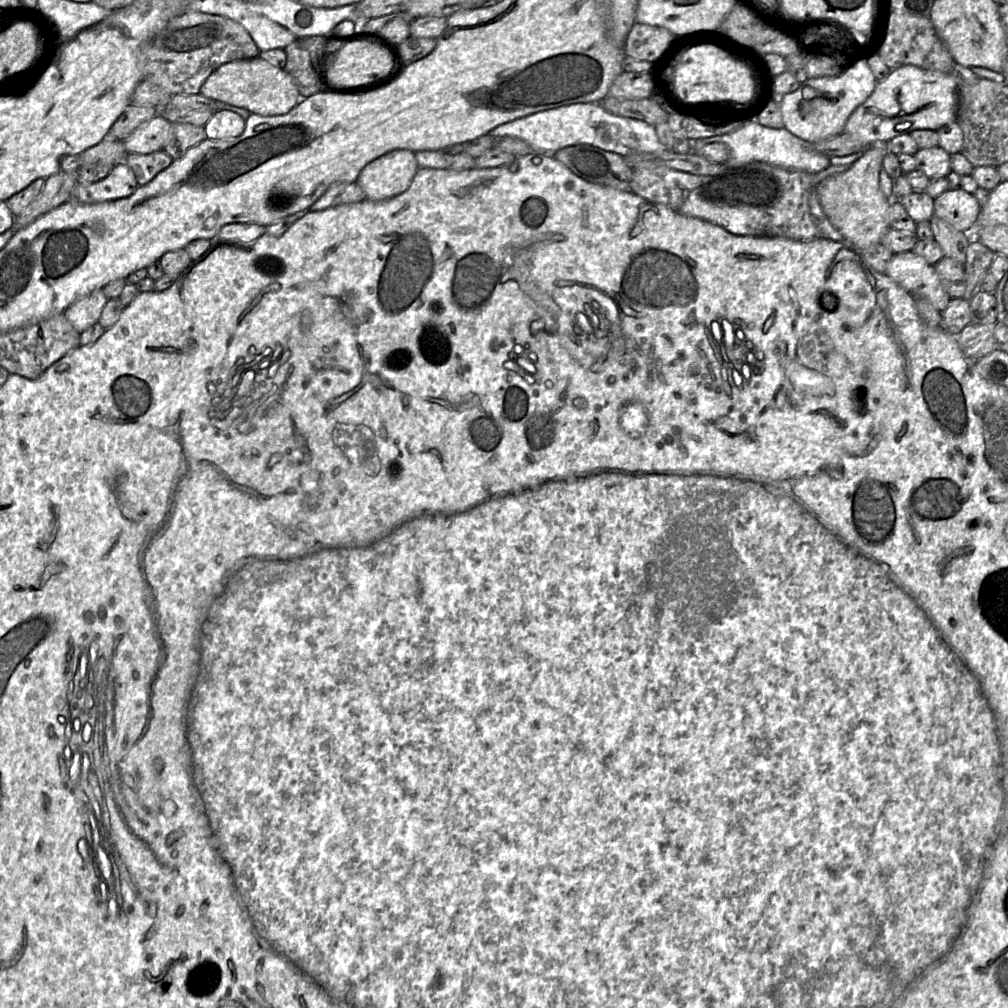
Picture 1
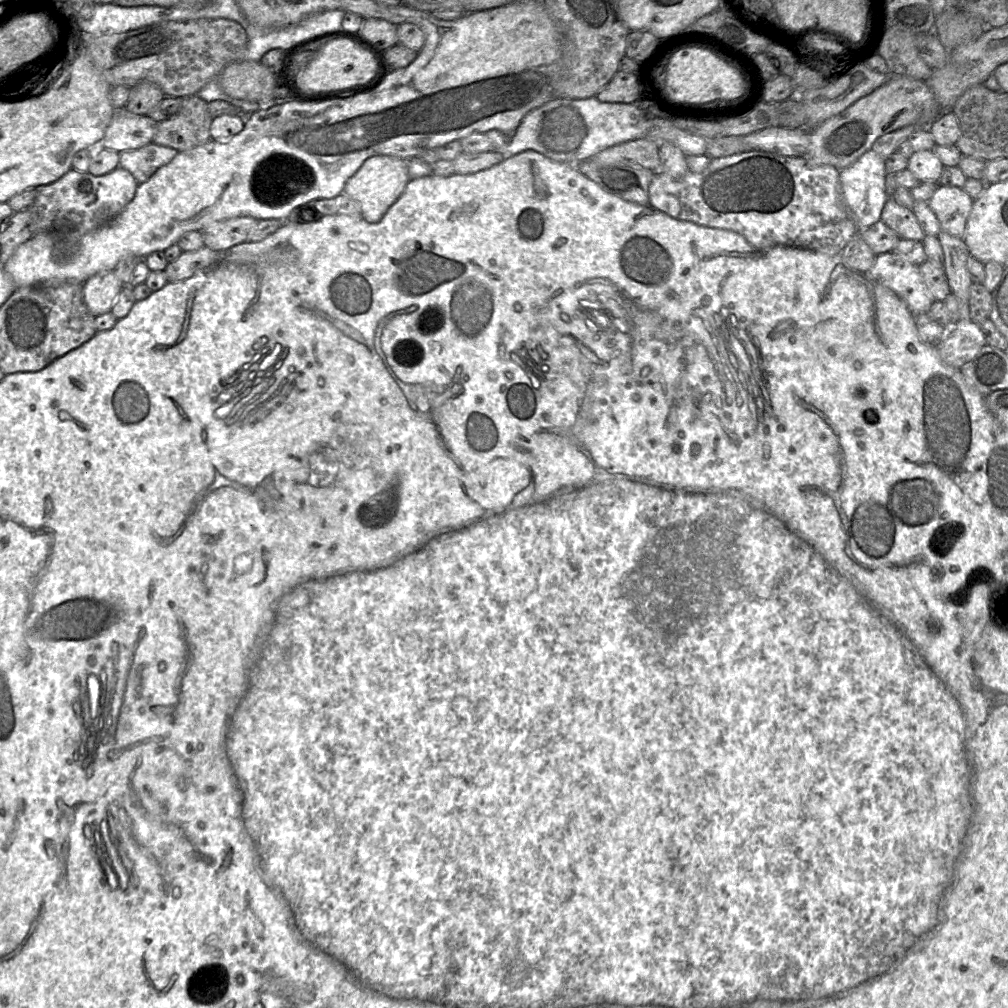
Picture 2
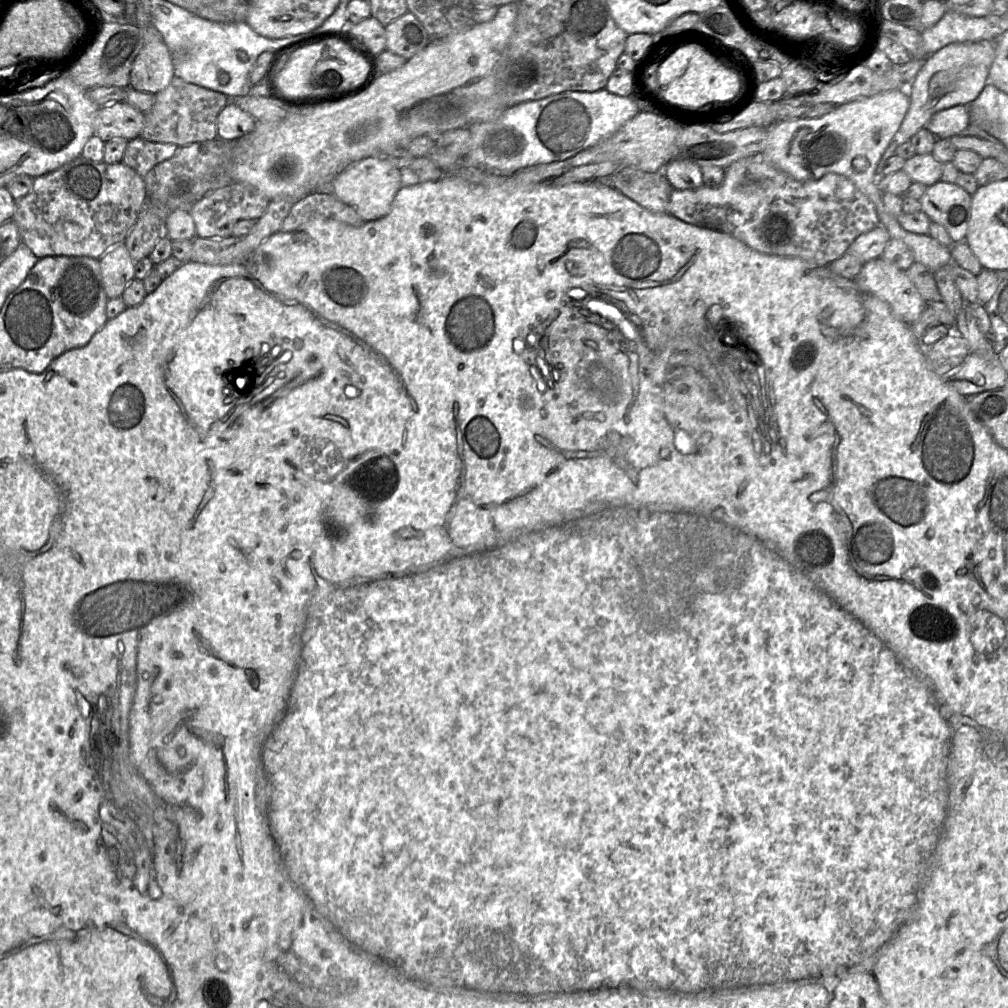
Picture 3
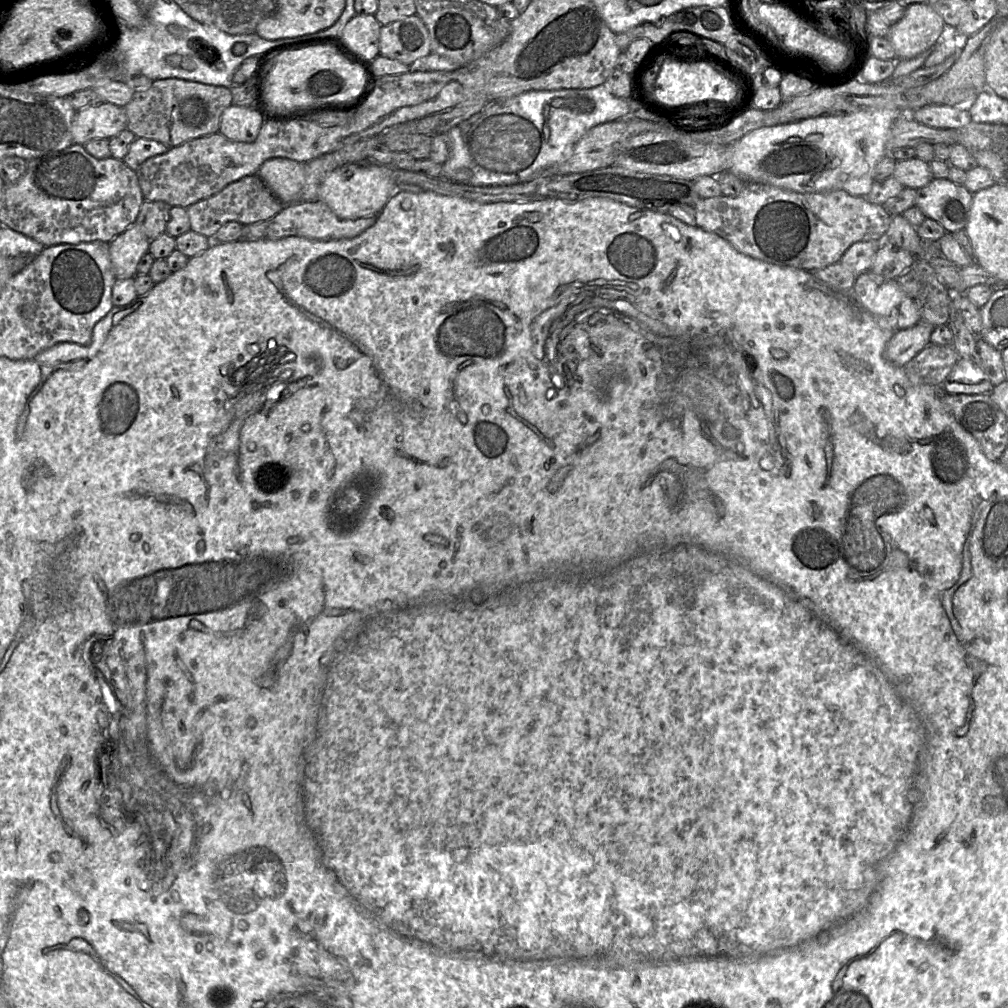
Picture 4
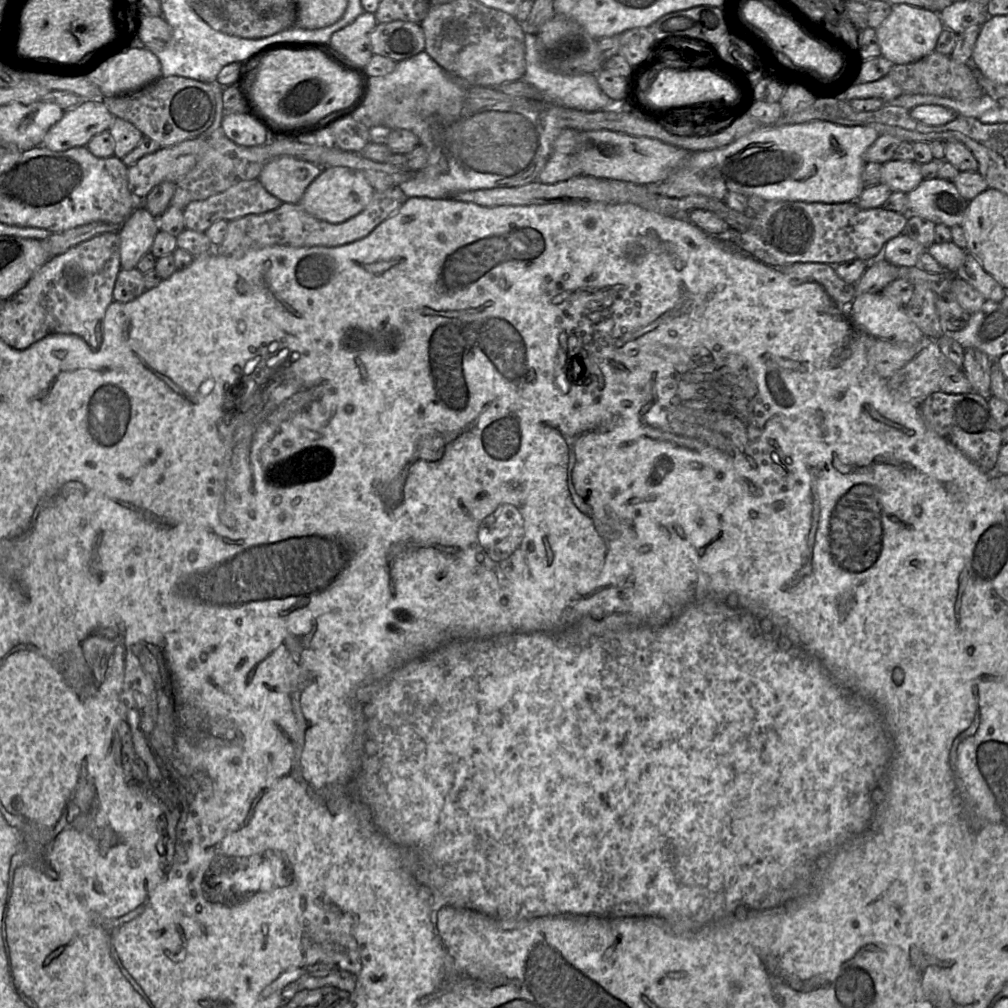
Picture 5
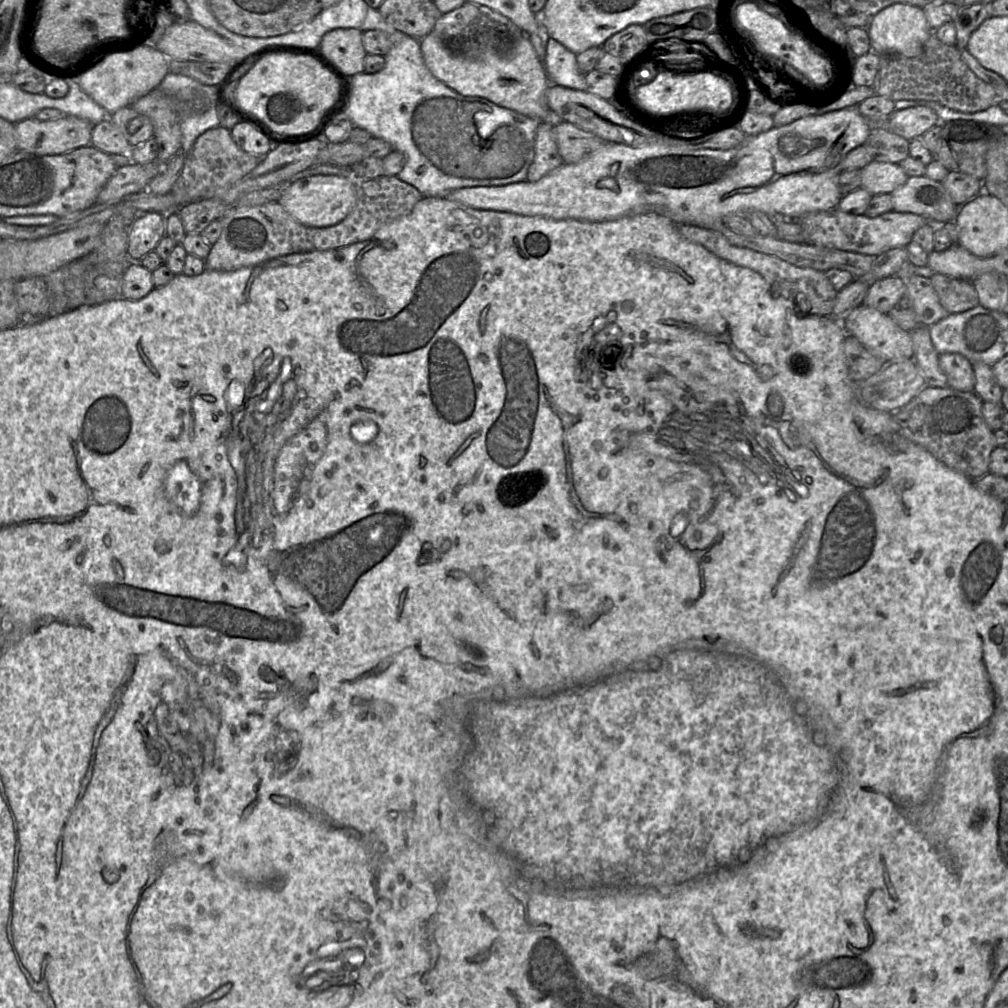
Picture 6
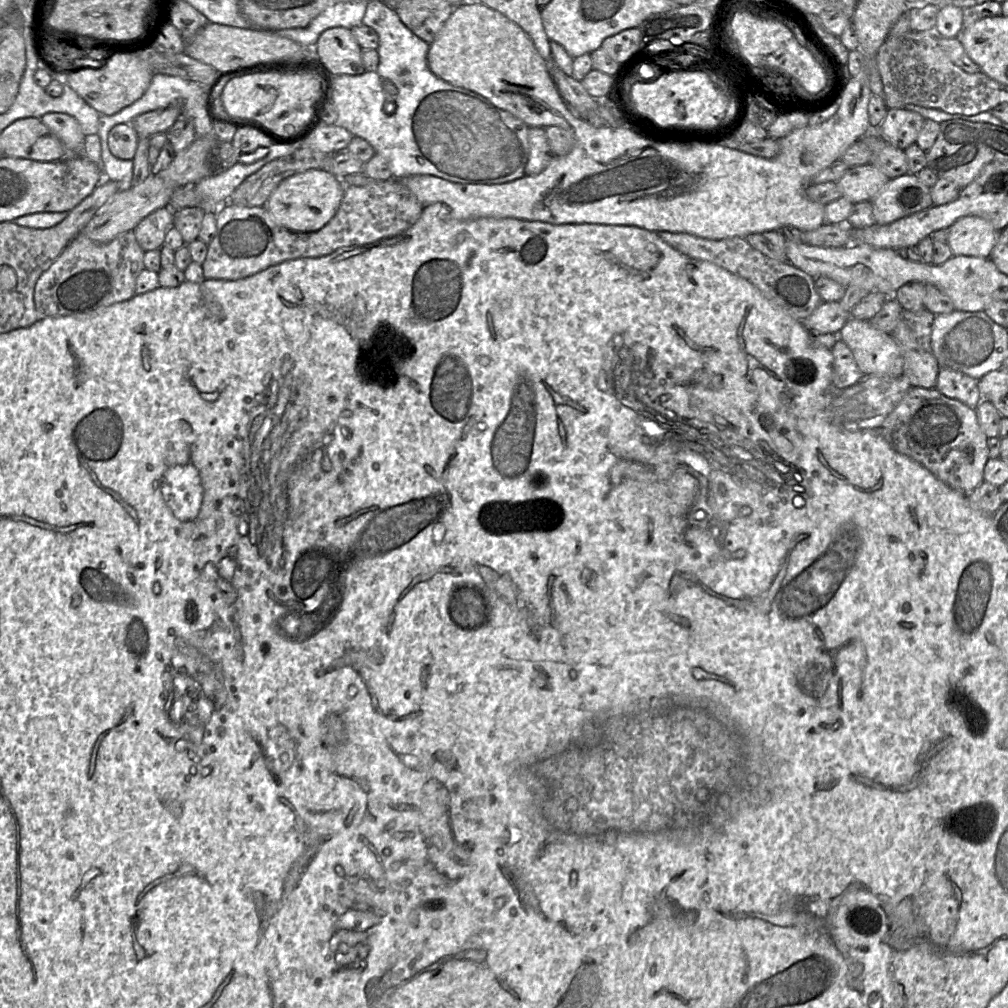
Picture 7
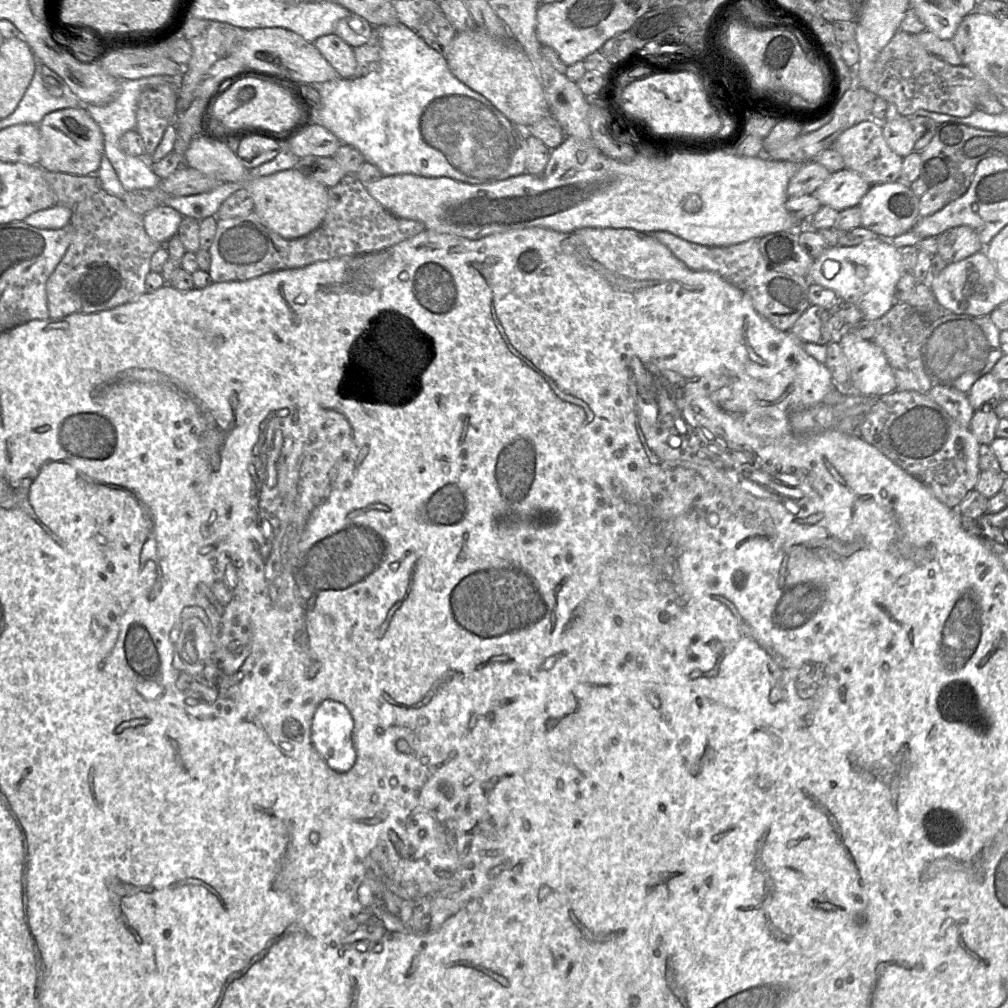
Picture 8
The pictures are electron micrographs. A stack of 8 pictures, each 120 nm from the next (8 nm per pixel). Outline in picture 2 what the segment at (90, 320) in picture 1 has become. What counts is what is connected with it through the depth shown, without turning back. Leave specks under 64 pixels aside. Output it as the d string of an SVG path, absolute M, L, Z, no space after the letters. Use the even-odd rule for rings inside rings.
M114 271L97 273L82 284L83 301L96 317L111 310L123 286Z

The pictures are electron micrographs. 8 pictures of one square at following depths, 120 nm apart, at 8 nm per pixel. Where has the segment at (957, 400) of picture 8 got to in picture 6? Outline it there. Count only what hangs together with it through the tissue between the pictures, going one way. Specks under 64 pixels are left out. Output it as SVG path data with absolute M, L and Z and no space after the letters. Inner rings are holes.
M943 353L939 356L939 366L946 375L949 388L974 392L975 374L972 362L959 353Z

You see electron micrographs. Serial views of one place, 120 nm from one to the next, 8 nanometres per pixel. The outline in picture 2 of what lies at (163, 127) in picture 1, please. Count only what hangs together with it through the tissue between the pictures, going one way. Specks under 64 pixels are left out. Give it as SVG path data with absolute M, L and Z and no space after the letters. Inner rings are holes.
M117 109L100 146L119 153L134 150L152 142L157 122L148 115L137 115Z

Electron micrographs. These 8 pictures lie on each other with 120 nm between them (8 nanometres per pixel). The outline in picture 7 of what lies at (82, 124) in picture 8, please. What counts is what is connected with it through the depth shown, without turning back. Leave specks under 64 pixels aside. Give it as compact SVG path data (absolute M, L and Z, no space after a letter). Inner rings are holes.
M47 113L40 120L62 142L65 157L83 153L85 135L78 121L66 113Z

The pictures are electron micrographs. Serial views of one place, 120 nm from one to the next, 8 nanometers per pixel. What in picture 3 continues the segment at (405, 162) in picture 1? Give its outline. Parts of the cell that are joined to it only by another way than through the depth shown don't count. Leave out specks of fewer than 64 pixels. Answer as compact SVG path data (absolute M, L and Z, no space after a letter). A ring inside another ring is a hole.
M369 156L348 164L335 176L329 191L354 208L365 221L372 221L389 213L394 197L401 186L401 172L398 167L387 157Z

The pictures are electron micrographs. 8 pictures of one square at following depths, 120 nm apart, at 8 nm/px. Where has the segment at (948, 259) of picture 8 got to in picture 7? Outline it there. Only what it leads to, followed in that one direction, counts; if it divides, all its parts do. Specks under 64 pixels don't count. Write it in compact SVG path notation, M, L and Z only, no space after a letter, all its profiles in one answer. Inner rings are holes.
M965 216L948 228L947 244L953 256L990 259L999 233L987 220L977 216Z

